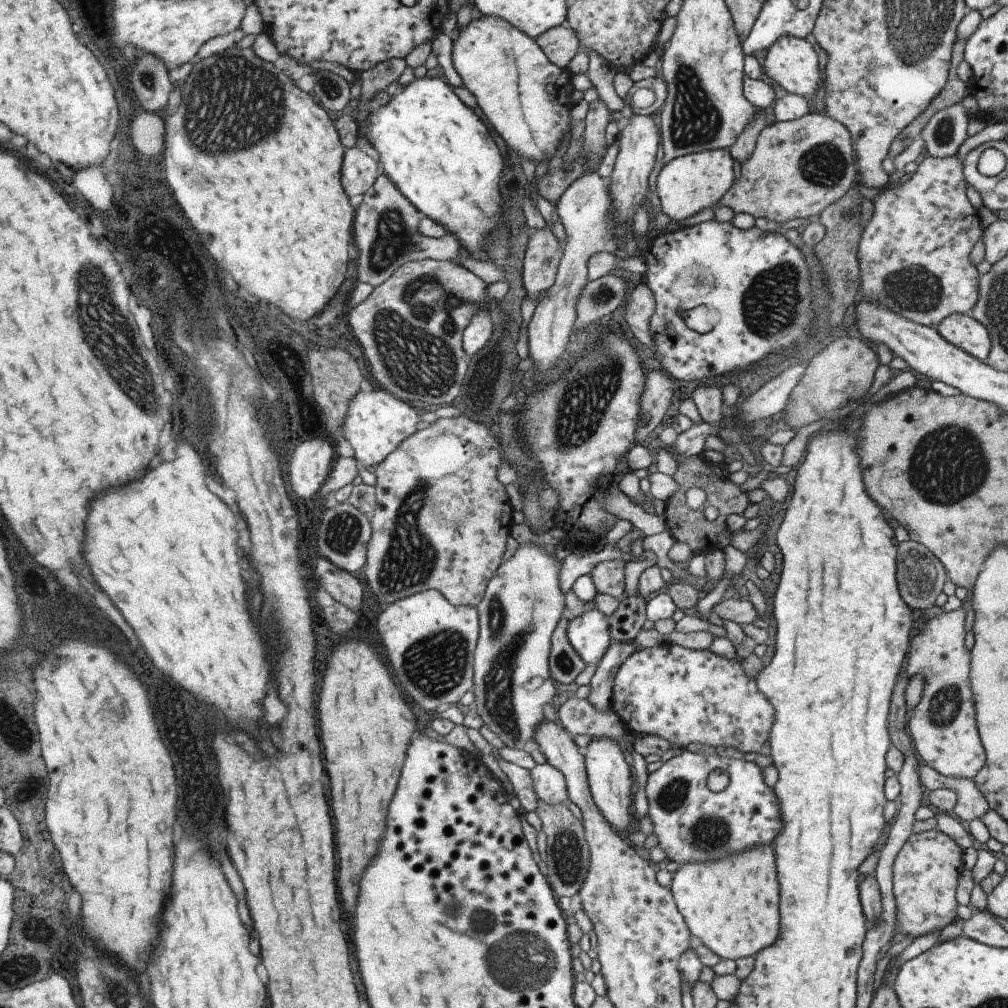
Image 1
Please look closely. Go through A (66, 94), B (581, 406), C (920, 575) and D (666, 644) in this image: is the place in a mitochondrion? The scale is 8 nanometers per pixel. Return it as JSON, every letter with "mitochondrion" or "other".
{"A":"other","B":"mitochondrion","C":"mitochondrion","D":"other"}

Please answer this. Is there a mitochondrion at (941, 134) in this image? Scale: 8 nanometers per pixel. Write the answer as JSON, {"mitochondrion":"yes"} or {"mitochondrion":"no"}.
{"mitochondrion":"yes"}

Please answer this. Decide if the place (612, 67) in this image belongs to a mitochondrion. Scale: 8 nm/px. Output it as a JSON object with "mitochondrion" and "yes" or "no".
{"mitochondrion":"no"}

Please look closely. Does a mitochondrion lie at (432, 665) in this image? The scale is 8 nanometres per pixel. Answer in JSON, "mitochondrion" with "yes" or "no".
{"mitochondrion":"yes"}

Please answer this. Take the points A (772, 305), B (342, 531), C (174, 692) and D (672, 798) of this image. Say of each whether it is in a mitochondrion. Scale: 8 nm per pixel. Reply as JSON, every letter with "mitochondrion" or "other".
{"A":"mitochondrion","B":"mitochondrion","C":"other","D":"mitochondrion"}

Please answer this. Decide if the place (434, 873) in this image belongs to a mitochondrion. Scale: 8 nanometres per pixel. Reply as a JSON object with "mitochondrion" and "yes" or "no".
{"mitochondrion":"no"}

